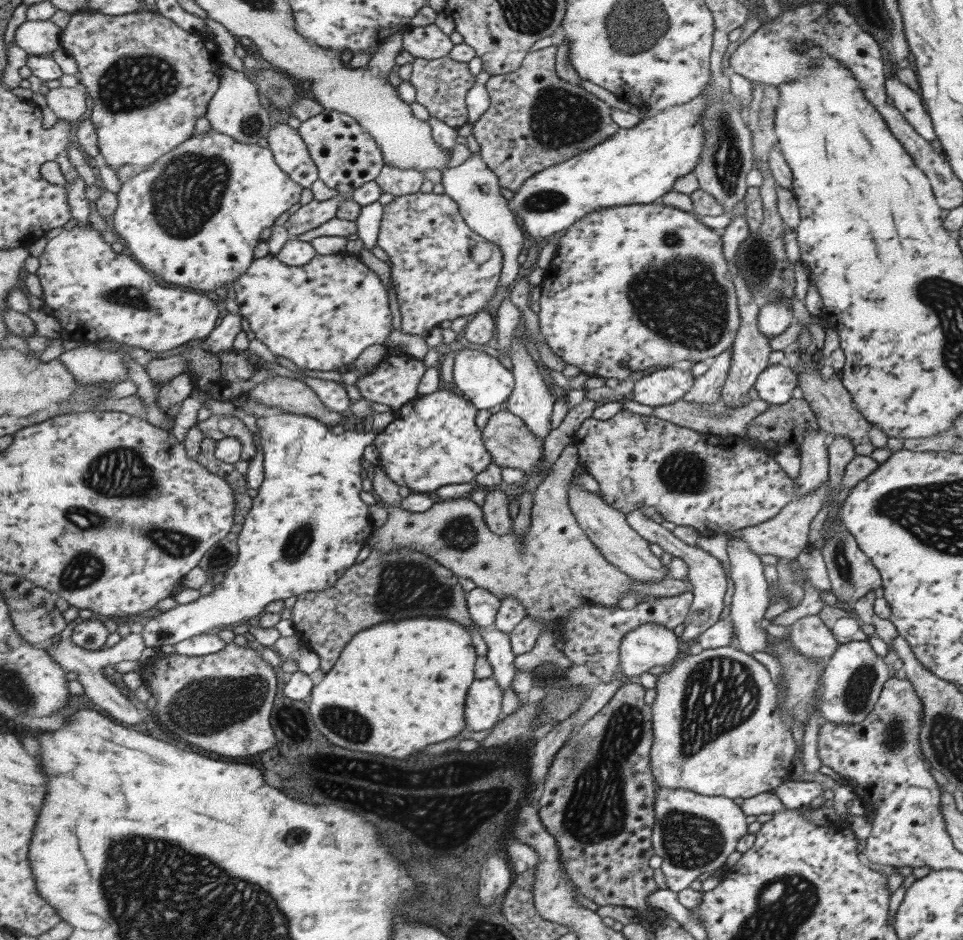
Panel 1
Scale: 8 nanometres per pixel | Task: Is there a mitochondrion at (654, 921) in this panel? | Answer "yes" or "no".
no

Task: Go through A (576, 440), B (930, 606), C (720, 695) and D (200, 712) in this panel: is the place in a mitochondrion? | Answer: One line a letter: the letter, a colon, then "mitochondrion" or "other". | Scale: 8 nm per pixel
A: other
B: other
C: mitochondrion
D: mitochondrion

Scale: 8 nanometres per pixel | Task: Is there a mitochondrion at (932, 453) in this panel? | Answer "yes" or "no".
no

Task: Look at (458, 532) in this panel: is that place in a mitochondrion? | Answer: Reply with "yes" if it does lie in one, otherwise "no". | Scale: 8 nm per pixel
yes

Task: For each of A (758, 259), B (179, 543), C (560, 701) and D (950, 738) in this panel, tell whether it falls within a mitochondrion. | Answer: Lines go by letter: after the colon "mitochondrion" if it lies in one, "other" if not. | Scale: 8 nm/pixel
A: mitochondrion
B: mitochondrion
C: mitochondrion
D: mitochondrion

